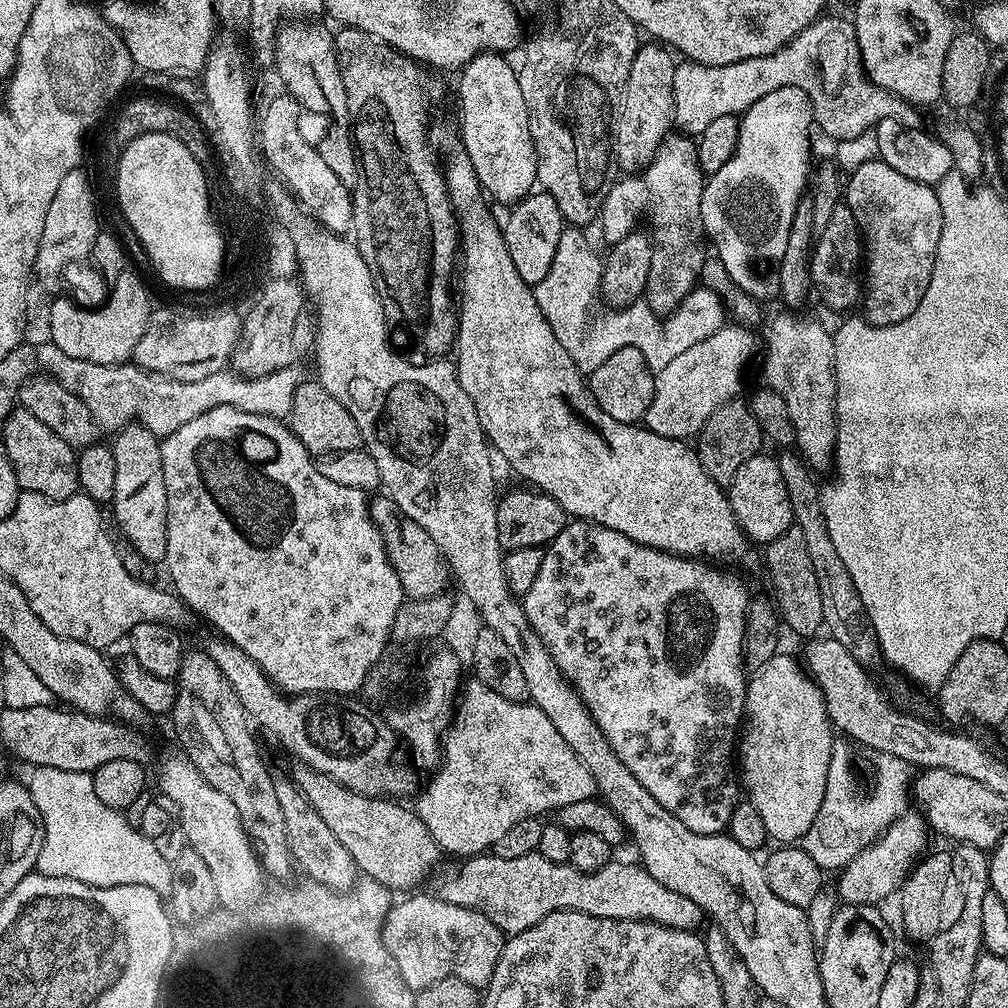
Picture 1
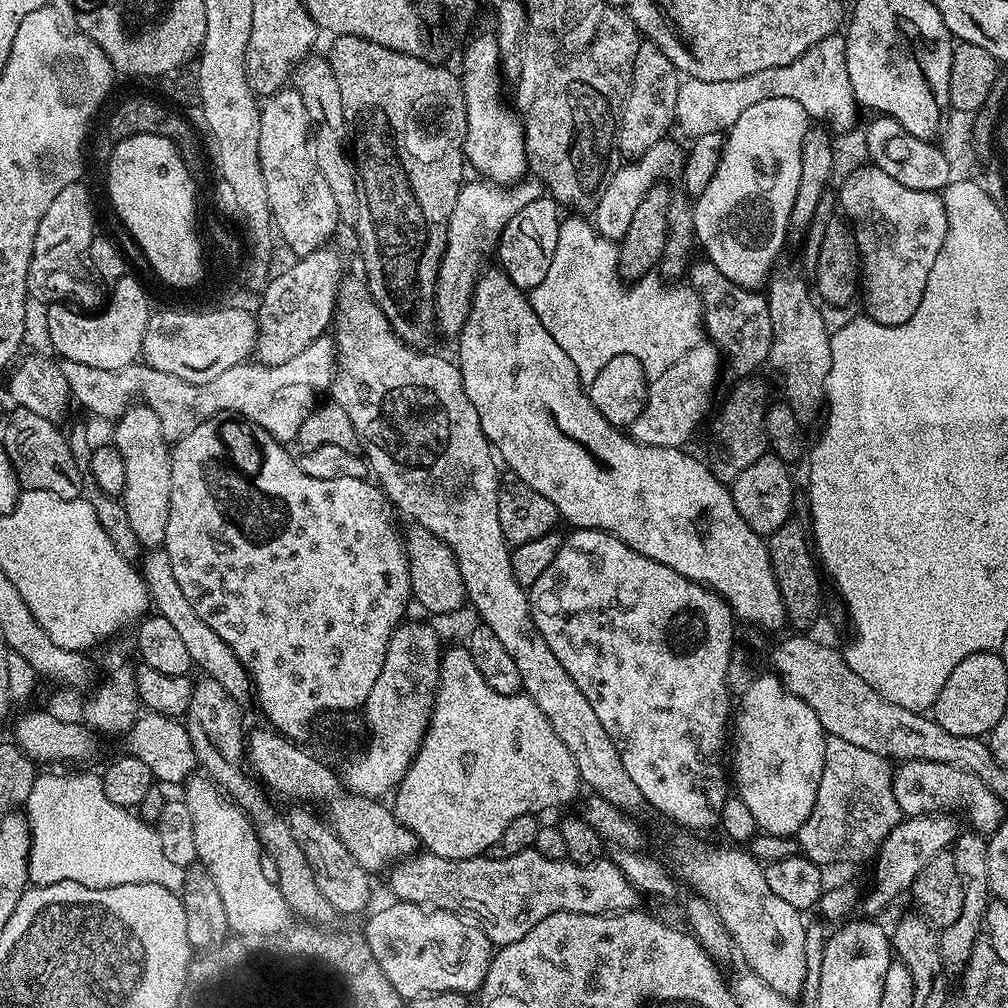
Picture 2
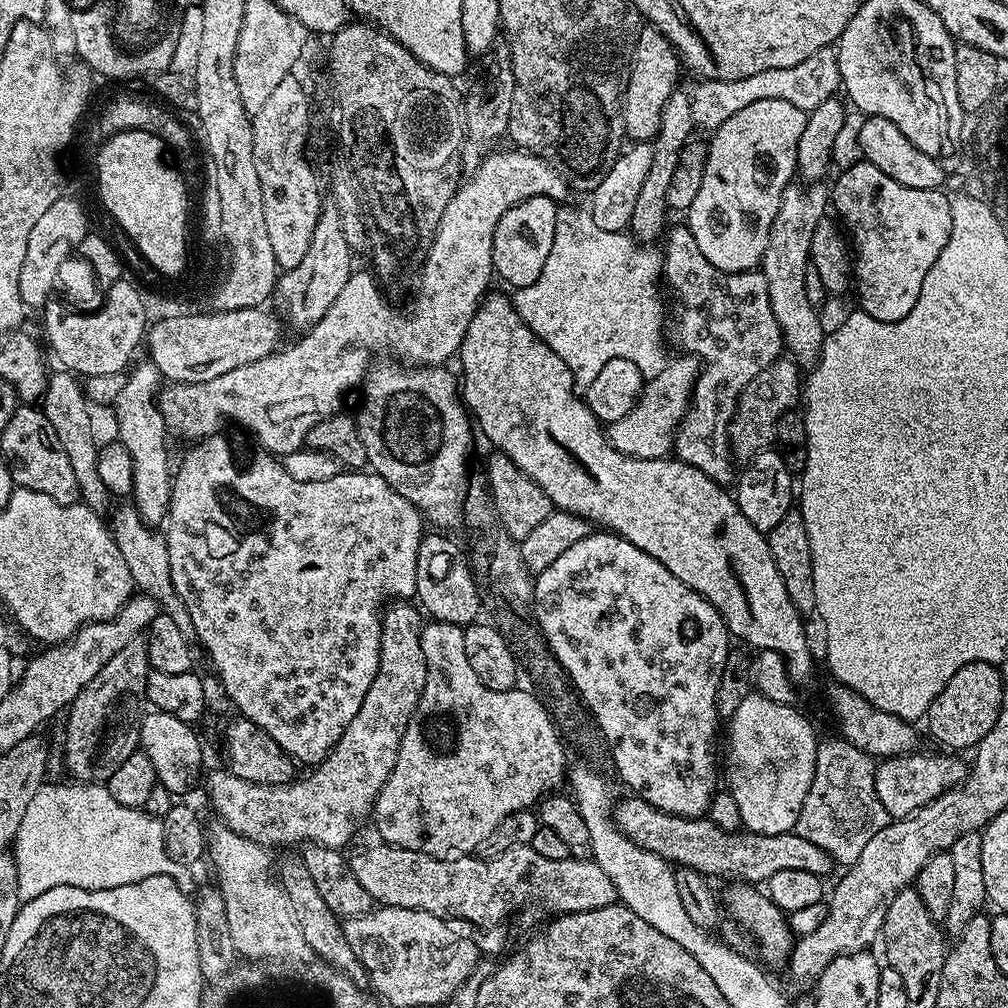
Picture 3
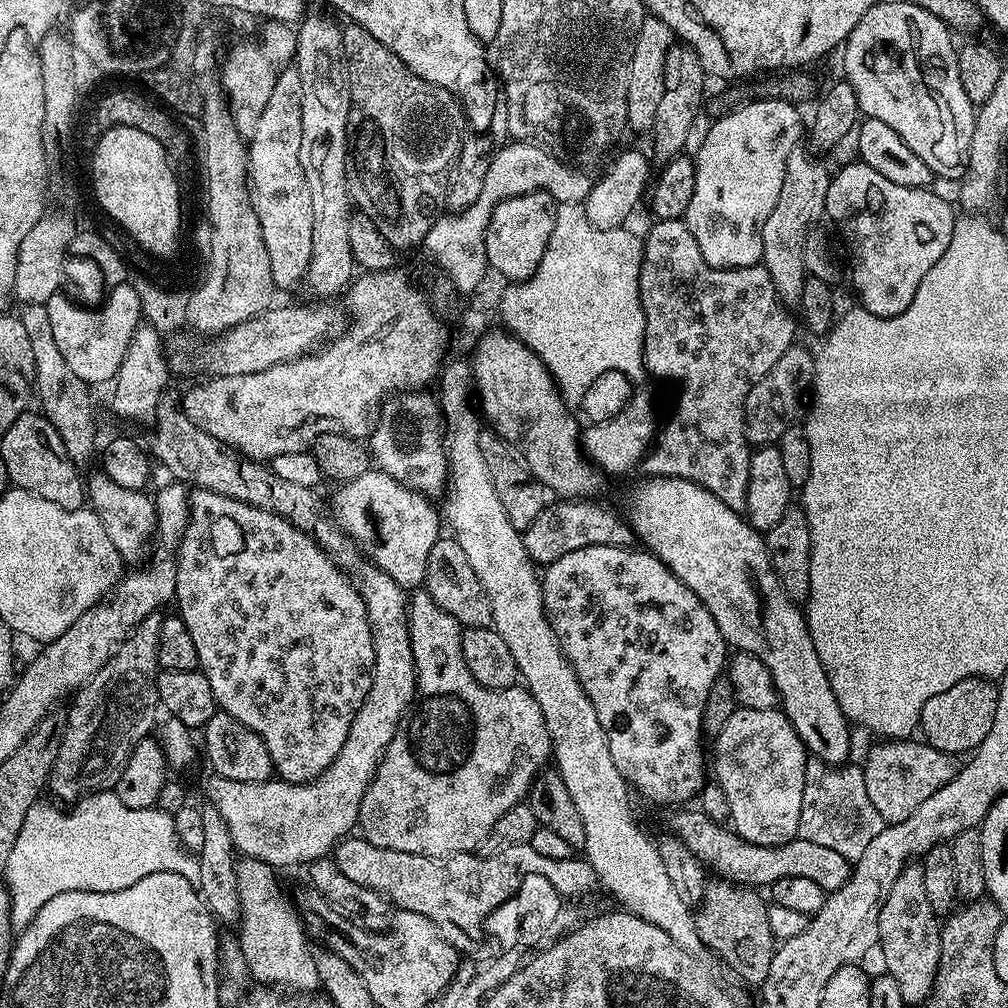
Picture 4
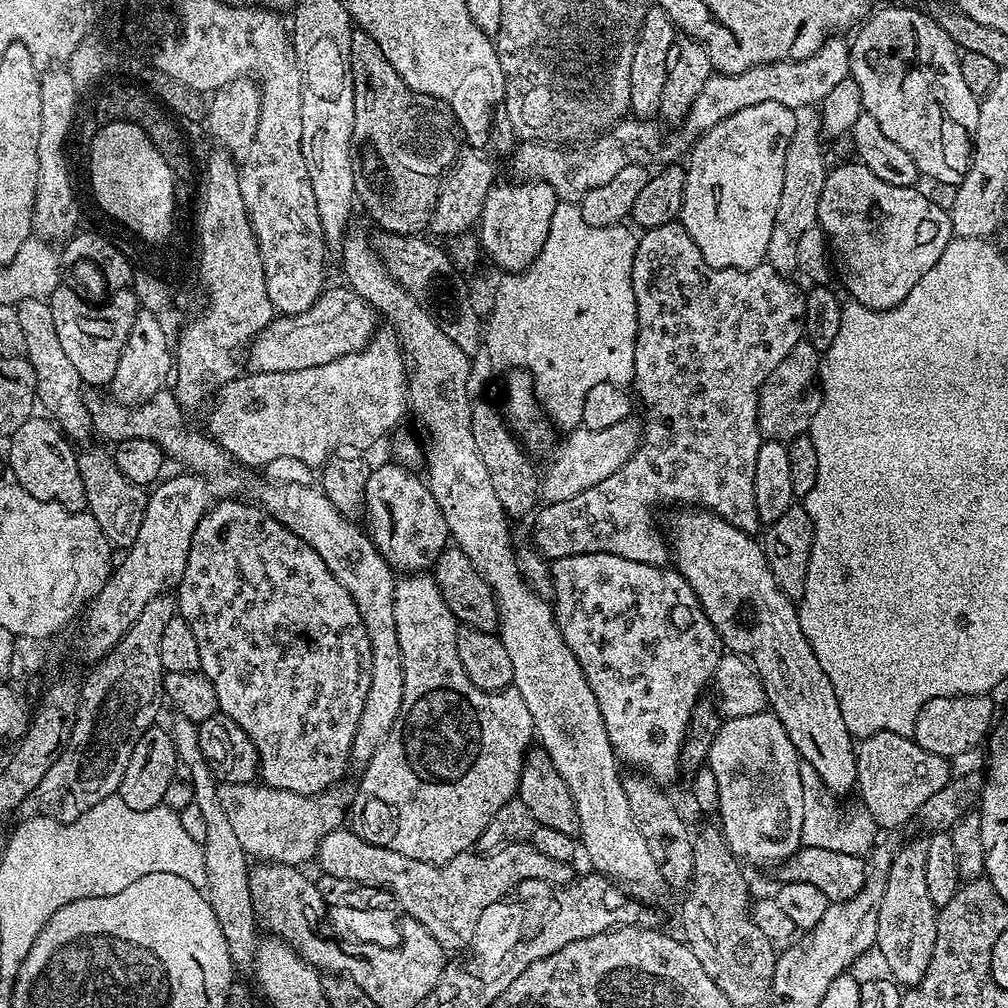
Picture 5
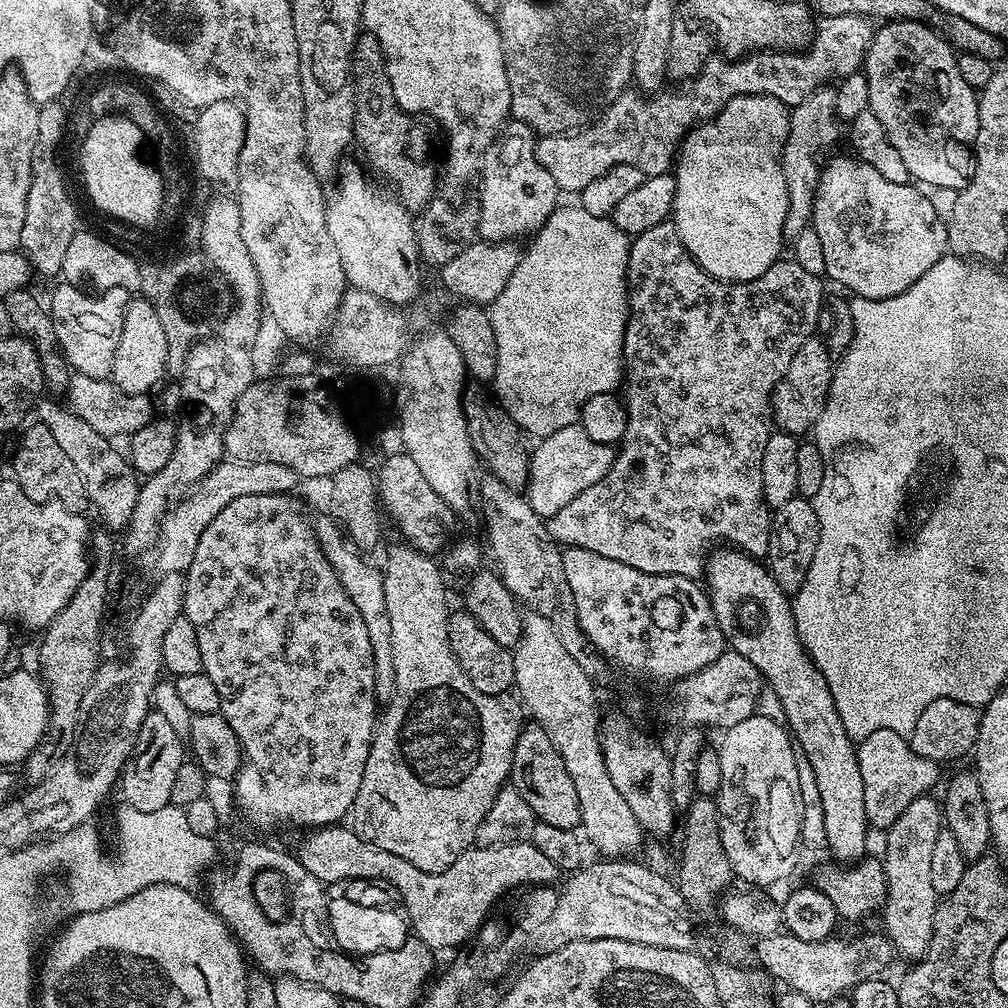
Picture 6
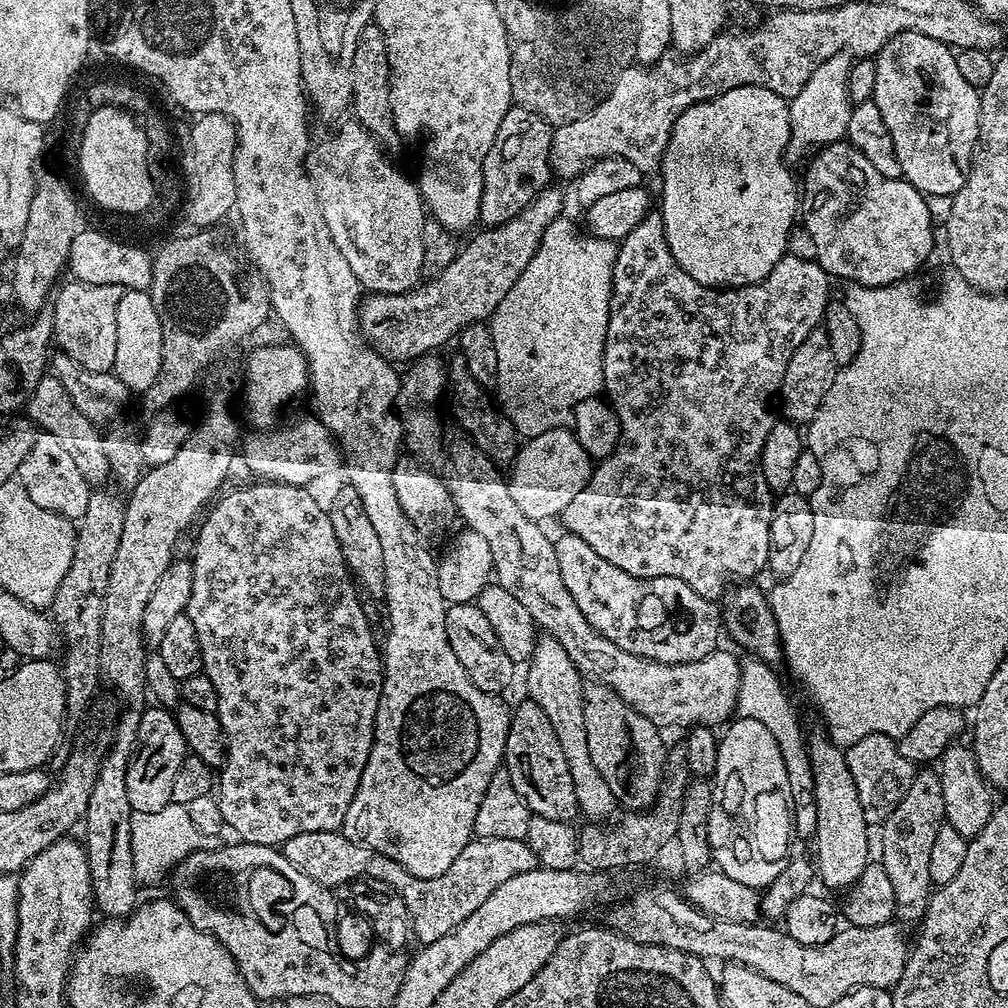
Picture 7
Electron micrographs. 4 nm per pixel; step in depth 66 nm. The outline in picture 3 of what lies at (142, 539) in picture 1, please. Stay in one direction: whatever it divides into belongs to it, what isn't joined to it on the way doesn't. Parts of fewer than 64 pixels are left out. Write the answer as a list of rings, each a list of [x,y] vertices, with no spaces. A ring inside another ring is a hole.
[[[151,362],[143,363],[136,369],[133,367],[125,375],[124,385],[114,405],[114,411],[116,411],[115,435],[122,442],[122,446],[126,446],[126,450],[130,450],[130,458],[134,458],[134,486],[130,497],[131,503],[135,504],[138,514],[147,524],[160,526],[168,518],[174,464],[168,461],[170,433],[162,418],[158,403],[162,377]]]

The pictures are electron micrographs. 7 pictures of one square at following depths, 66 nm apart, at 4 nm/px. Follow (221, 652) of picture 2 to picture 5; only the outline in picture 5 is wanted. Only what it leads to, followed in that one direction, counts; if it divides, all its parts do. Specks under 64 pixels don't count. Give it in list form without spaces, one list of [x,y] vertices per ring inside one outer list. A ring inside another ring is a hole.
[[[88,448],[77,455],[78,470],[82,474],[82,486],[86,490],[86,508],[92,513],[94,522],[102,526],[102,534],[113,546],[126,550],[138,538],[138,530],[142,530],[142,518],[146,514],[148,492],[141,485],[130,482],[118,470],[116,457],[104,448]]]

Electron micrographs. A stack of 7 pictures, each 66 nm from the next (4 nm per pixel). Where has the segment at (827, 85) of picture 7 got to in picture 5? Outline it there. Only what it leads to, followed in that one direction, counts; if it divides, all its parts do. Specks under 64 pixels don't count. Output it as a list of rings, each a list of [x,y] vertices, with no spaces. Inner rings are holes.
[[[797,123],[790,146],[786,146],[782,198],[778,198],[778,214],[774,214],[774,230],[770,230],[766,263],[785,274],[797,271],[798,238],[802,238],[805,230],[817,227],[818,198],[822,198],[822,186],[826,186],[830,171],[830,164],[824,161],[824,148],[820,145],[821,129],[812,124]]]

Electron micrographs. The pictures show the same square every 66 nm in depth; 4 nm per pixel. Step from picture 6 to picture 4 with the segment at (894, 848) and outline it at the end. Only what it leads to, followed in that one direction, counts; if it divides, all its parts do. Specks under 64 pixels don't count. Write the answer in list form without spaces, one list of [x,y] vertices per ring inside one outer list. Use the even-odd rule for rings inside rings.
[[[923,863],[908,864],[902,874],[898,874],[890,894],[886,894],[886,902],[882,902],[882,914],[878,914],[878,952],[884,955],[887,975],[898,982],[898,990],[908,1006],[923,1006],[926,998],[930,998],[940,961],[942,924],[938,913],[930,906],[930,898],[926,898],[922,874]]]

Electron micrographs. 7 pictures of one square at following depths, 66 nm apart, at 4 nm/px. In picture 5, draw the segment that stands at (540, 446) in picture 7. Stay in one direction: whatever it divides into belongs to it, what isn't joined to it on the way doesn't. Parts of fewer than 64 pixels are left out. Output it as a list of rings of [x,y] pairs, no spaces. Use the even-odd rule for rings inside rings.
[[[636,418],[623,420],[615,426],[606,426],[606,430],[590,430],[583,426],[571,429],[565,435],[568,437],[565,440],[563,437],[555,445],[548,469],[543,469],[540,481],[541,497],[550,504],[566,502],[566,498],[574,498],[574,494],[582,494],[582,490],[598,486],[598,482],[610,478],[614,470],[621,468],[636,453],[641,435],[642,424]]]

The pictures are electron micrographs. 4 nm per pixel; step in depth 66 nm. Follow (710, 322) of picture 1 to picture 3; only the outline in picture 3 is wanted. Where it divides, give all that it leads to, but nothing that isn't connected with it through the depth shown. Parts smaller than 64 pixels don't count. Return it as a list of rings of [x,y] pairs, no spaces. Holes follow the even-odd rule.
[[[560,206],[556,209],[554,246],[550,246],[550,255],[546,258],[546,266],[542,266],[542,274],[538,274],[538,282],[530,282],[530,286],[515,289],[514,303],[518,314],[526,322],[526,326],[530,326],[530,330],[534,330],[534,334],[538,339],[546,342],[546,346],[550,346],[550,350],[554,350],[554,354],[558,354],[558,358],[562,358],[562,362],[566,362],[566,366],[572,371],[573,381],[581,389],[588,388],[590,382],[594,382],[594,377],[598,375],[598,370],[602,370],[602,366],[606,366],[606,362],[610,362],[610,358],[626,358],[626,362],[634,362],[634,366],[638,366],[638,370],[645,380],[654,378],[654,374],[660,373],[666,363],[664,344],[660,341],[660,335],[664,332],[664,304],[660,301],[660,288],[656,285],[658,282],[661,283],[662,269],[664,267],[661,249],[656,246],[641,244],[635,236],[627,231],[611,232],[610,230],[602,230],[599,226],[594,226],[594,218],[587,207],[564,207],[568,206]]]

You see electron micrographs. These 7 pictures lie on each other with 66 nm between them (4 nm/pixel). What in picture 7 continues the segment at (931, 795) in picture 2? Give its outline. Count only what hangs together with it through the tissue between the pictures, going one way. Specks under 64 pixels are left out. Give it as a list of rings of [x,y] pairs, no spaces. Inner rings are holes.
[[[866,734],[866,738],[858,738],[858,742],[847,745],[844,757],[846,766],[850,766],[854,786],[858,786],[858,802],[862,802],[866,822],[869,826],[883,825],[894,806],[902,802],[906,790],[910,790],[918,771],[917,765],[912,764],[910,758],[904,758],[899,743],[886,734]]]

